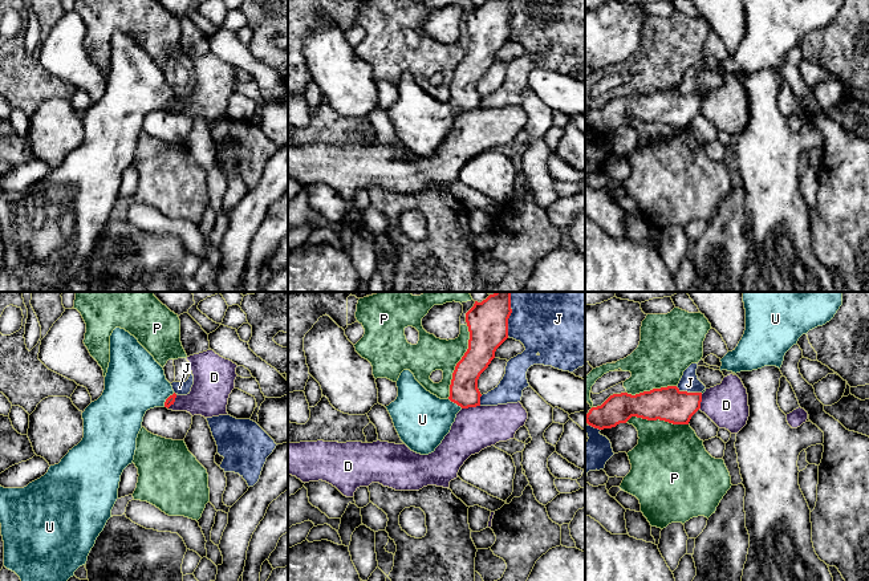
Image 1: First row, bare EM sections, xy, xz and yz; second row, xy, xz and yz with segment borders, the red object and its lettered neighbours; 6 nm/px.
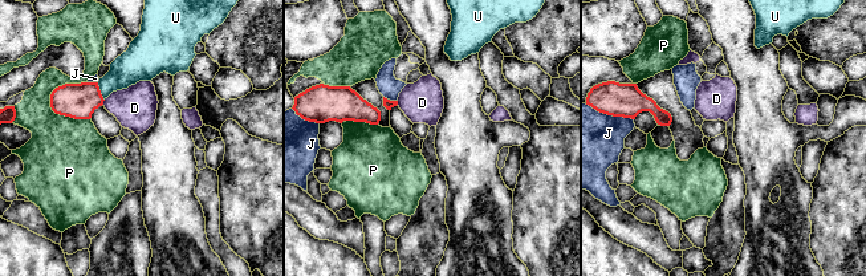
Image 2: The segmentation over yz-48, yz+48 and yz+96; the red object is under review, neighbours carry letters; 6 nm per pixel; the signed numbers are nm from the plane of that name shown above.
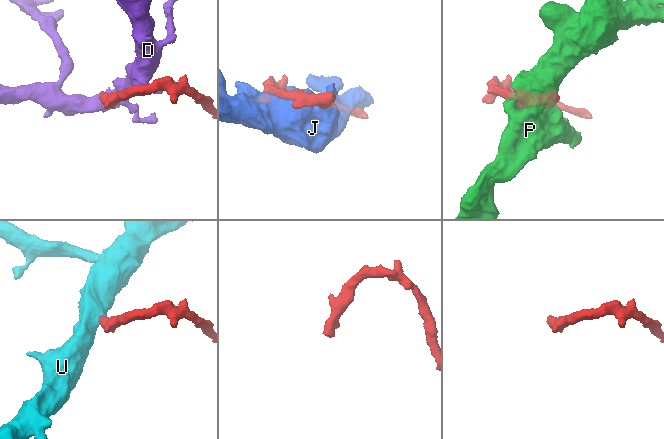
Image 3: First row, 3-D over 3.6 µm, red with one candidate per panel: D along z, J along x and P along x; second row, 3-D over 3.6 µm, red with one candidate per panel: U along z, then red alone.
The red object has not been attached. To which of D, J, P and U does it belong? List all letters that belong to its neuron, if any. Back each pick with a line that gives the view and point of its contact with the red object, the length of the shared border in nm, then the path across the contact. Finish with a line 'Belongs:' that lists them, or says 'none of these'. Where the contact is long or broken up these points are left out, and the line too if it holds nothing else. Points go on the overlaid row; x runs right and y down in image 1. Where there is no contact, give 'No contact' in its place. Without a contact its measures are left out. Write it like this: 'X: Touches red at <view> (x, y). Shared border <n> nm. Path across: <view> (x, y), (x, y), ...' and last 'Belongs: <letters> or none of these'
U: Touches red at xz (455, 402). Shared border 110 nm. Path across: xz (463, 390), (463, 394), (455, 402), (441, 414), (422, 419)
Belongs: U

